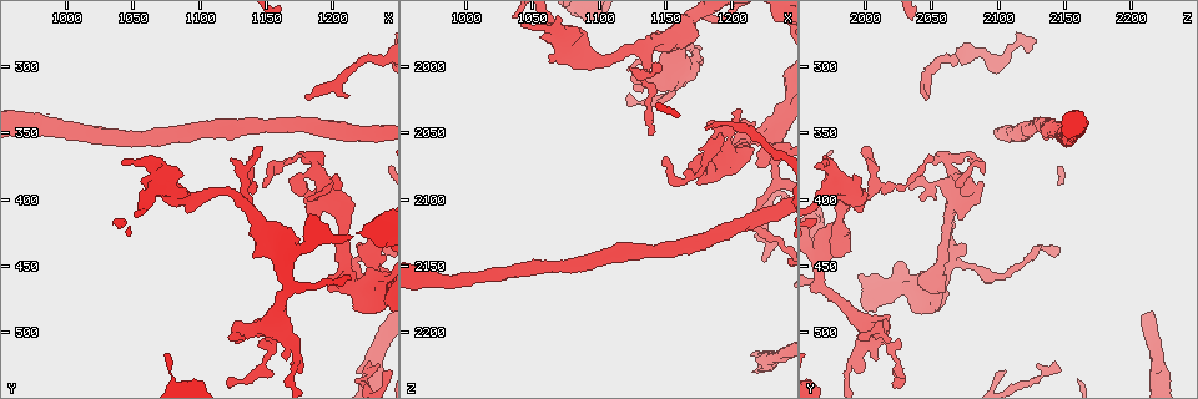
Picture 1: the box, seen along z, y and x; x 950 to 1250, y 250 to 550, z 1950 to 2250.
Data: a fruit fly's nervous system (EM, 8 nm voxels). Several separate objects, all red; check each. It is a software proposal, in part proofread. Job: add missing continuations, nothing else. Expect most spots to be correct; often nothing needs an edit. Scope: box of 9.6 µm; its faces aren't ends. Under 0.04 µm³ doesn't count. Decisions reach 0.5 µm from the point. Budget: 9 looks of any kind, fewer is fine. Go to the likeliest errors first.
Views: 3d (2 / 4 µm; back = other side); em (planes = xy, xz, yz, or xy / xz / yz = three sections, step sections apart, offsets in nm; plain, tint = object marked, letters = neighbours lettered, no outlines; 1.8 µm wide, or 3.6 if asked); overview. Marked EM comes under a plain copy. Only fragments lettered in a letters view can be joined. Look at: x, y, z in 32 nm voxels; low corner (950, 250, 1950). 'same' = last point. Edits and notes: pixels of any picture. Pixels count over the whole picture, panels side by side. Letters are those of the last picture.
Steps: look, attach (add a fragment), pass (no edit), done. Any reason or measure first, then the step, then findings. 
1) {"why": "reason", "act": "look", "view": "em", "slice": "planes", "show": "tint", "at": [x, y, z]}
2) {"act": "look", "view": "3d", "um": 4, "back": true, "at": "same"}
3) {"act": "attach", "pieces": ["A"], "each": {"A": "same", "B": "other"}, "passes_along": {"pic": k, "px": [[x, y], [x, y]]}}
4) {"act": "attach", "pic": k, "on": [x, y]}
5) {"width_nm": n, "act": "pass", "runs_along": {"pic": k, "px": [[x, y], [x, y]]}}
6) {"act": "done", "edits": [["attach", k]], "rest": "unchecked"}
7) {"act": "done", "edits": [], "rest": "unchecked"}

{"why": "sharp bend", "act": "look", "view": "em", "slice": "planes", "show": "letters", "at": [1186, 370, 2064]}

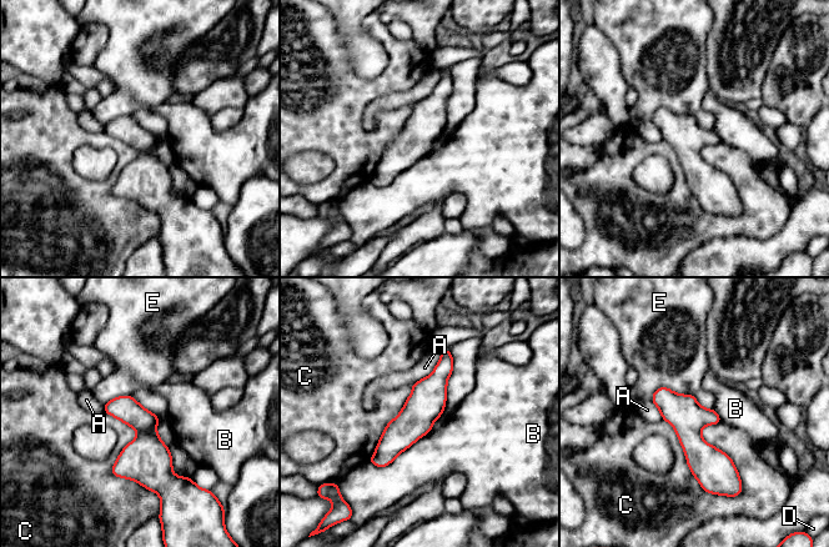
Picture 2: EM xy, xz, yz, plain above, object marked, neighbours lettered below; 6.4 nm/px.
{"act": "pass", "each": {"A": "other", "B": "other", "C": "other", "D": "other", "E": "other"}, "border": {"pic": 2, "px": [[122, 421], [161, 501]]}, "found": "no lettered fragment goes on from it"}

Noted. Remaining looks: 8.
{"why": "tapers out", "act": "look", "view": "em", "slice": "planes", "show": "letters", "at": [1148, 362, 2000]}

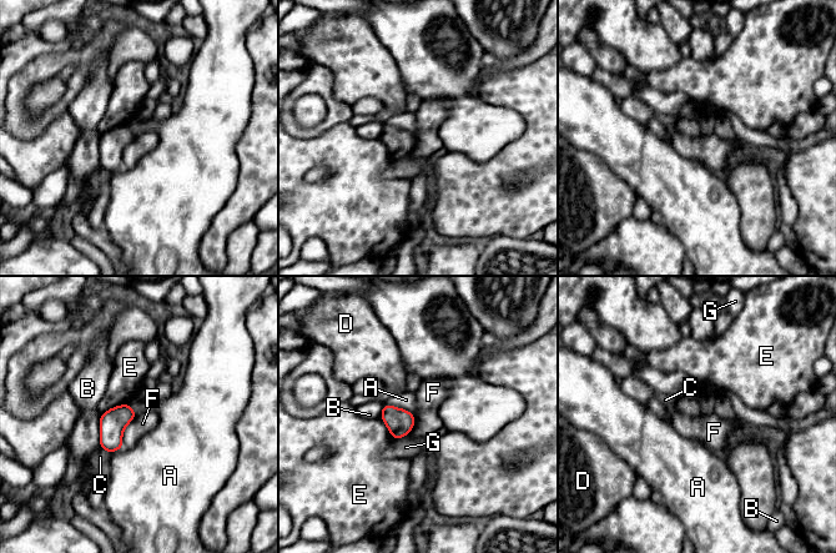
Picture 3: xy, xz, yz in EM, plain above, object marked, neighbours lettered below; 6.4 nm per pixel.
{"act": "pass", "each": {"A": "other", "B": "other", "C": "other", "D": "other", "E": "other", "F": "other", "G": "other"}, "border": {"pic": 3, "px": [[136, 413], [122, 432], [121, 447]]}, "found": "none of them fits"}

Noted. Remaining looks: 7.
{"why": "thick turns thin", "act": "look", "view": "3d", "um": 4, "at": [1172, 522, 1990]}

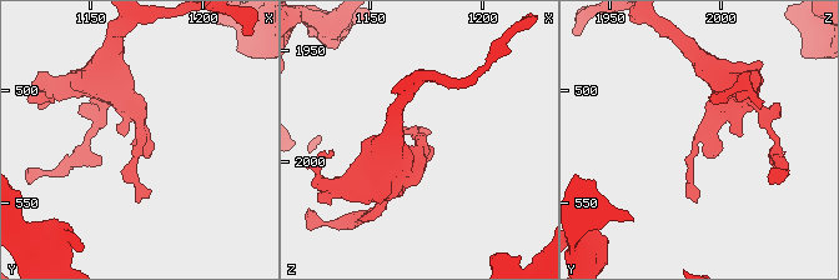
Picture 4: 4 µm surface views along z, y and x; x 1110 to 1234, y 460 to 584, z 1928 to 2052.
{"act": "look", "view": "em", "slice": "xz", "step": 4, "show": "letters", "at": [1173, 523, 1992]}

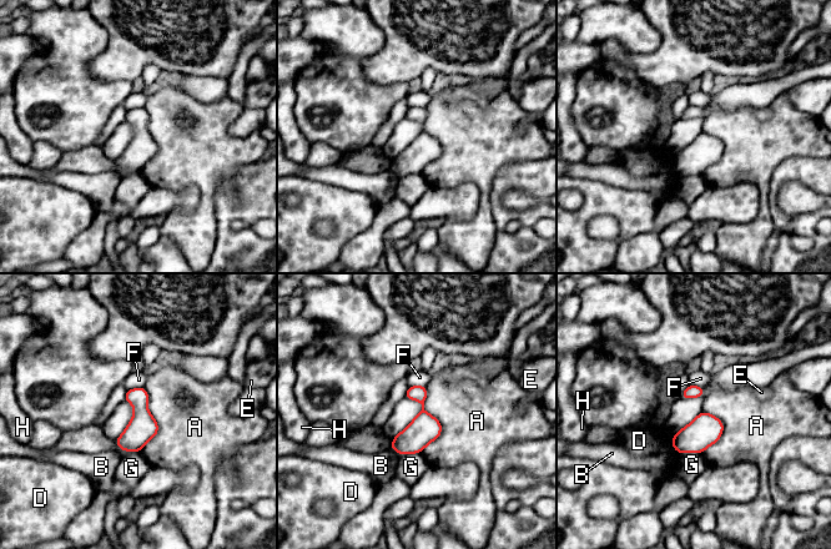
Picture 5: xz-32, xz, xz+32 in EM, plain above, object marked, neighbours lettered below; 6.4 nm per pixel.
{"act": "pass", "each": {"A": "other", "B": "other", "D": "other", "E": "other", "F": "other", "G": "other", "H": "other"}, "found": "none of them fits"}

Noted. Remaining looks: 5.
{"why": "thick end", "act": "look", "view": "3d", "um": 2, "at": [1196, 458, 2060]}

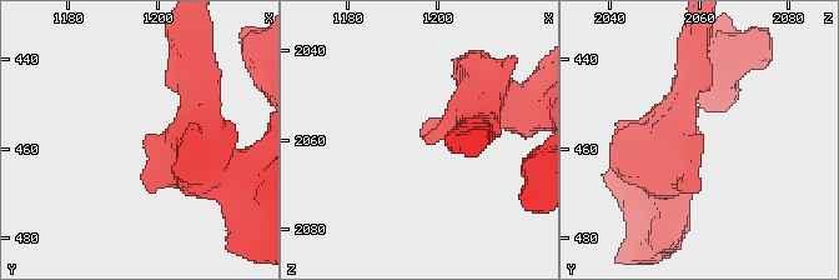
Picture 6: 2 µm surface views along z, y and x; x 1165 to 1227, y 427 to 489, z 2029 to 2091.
{"arm_widths_nm": [260, 400], "act": "look", "view": "em", "um": 3.6, "slice": "planes", "show": "letters", "at": [1196, 458, 2060]}

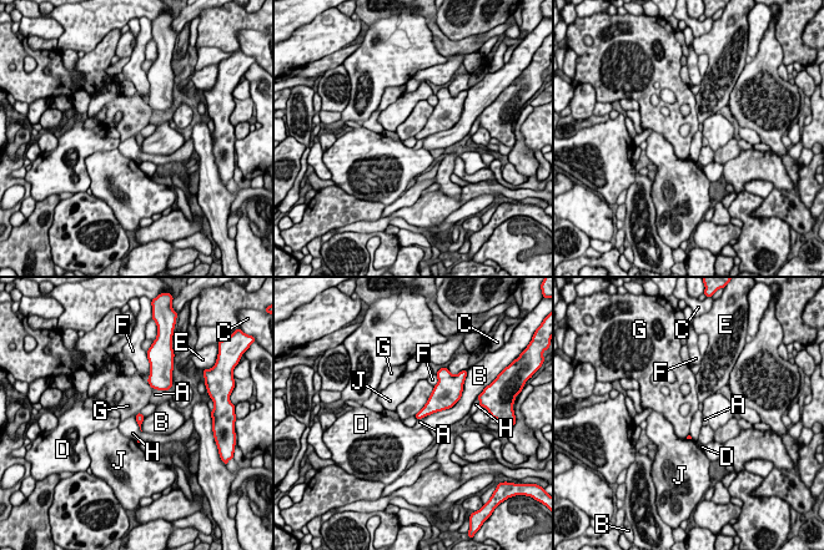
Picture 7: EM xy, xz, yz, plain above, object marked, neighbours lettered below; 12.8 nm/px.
{"act": "pass", "each": {"A": "other", "B": "other", "C": "other", "D": "other", "E": "other", "F": "other", "G": "other", "H": "other", "J": "other"}, "border": {"pic": 7, "px": [[435, 387], [426, 404], [413, 415]]}, "found": "none of them fits"}

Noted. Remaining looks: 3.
{"act": "done", "edits": [], "rest": "unchecked"}

